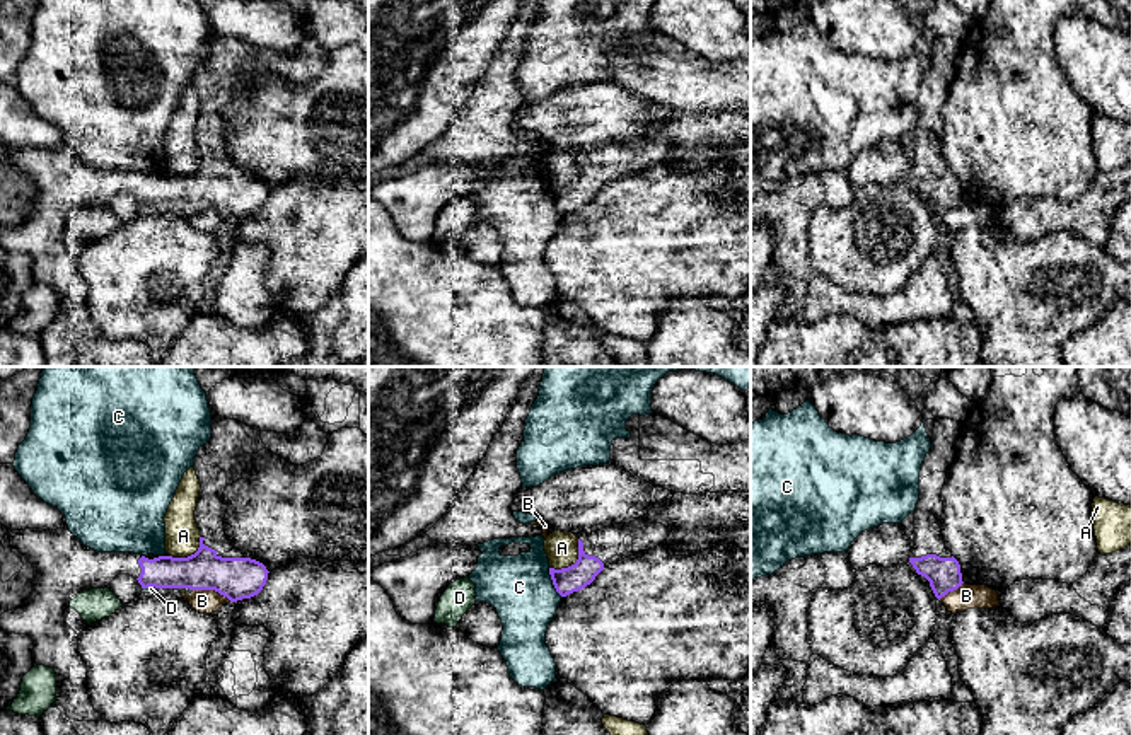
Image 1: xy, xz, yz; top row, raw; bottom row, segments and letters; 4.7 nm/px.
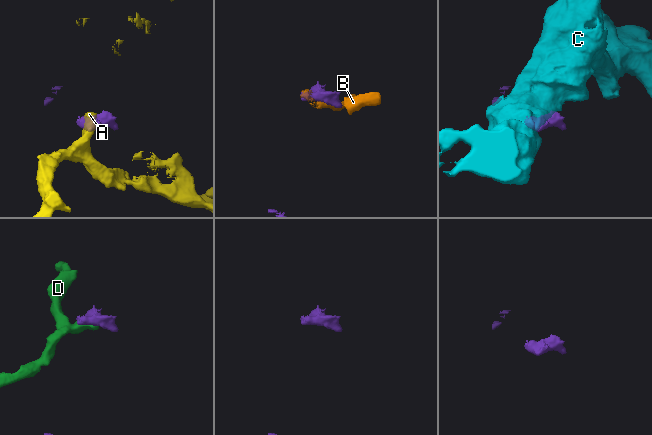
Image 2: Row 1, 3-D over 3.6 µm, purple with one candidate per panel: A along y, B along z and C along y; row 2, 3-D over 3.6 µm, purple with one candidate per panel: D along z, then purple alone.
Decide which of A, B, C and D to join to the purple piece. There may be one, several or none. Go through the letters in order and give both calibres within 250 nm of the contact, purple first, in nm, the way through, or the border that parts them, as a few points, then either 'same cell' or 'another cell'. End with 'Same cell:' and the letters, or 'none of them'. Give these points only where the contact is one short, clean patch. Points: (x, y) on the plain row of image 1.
A: 130 nm thick on the purple side, 160 nm on the other; border along xz (579, 157), (579, 176), (567, 185), (550, 186); another cell
B: 200 nm thick on the purple side, 110 nm on the other; border along xy (193, 207), (214, 207), (231, 219); another cell
C: 130 nm thick on the purple side, 300 nm on the other; border along xz (548, 186), (551, 202), (562, 215); another cell
D: 180 nm thick on the purple side, 30 nm on the other; border along xy (157, 205), (144, 207); another cell
Same cell: none of them

